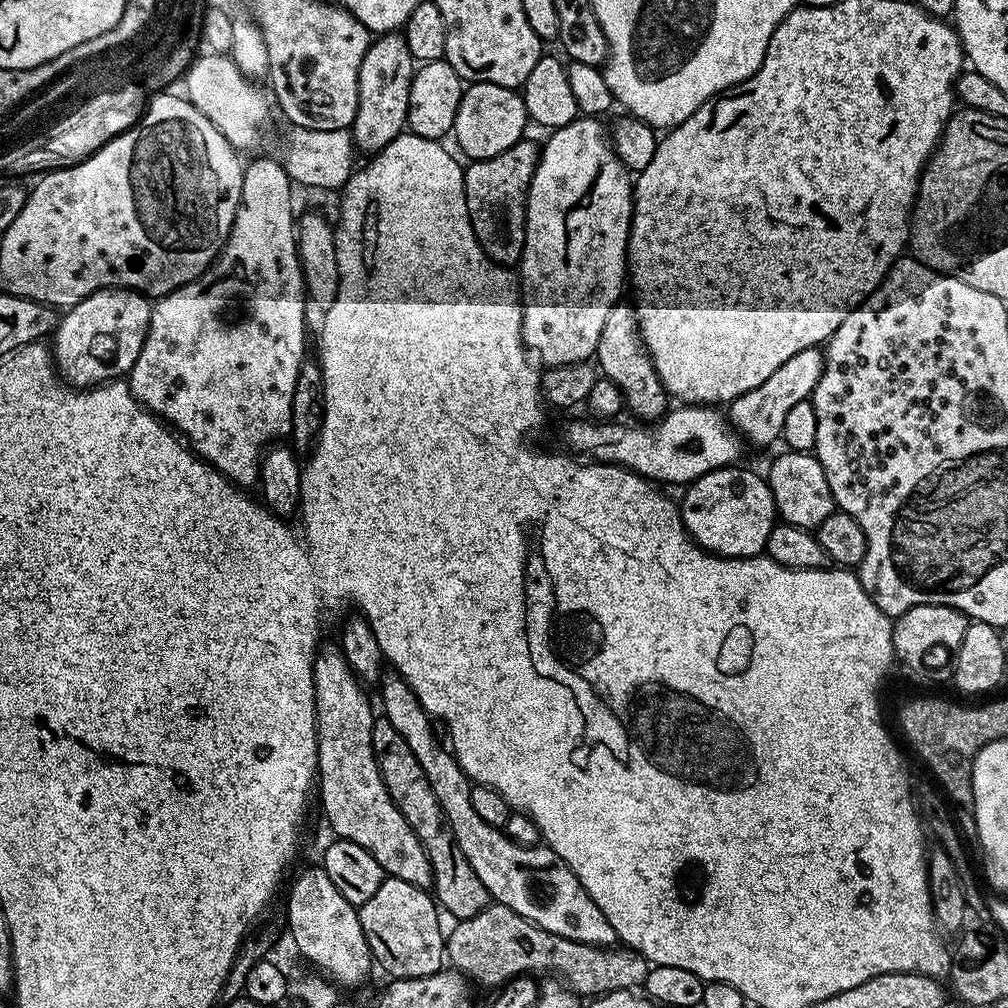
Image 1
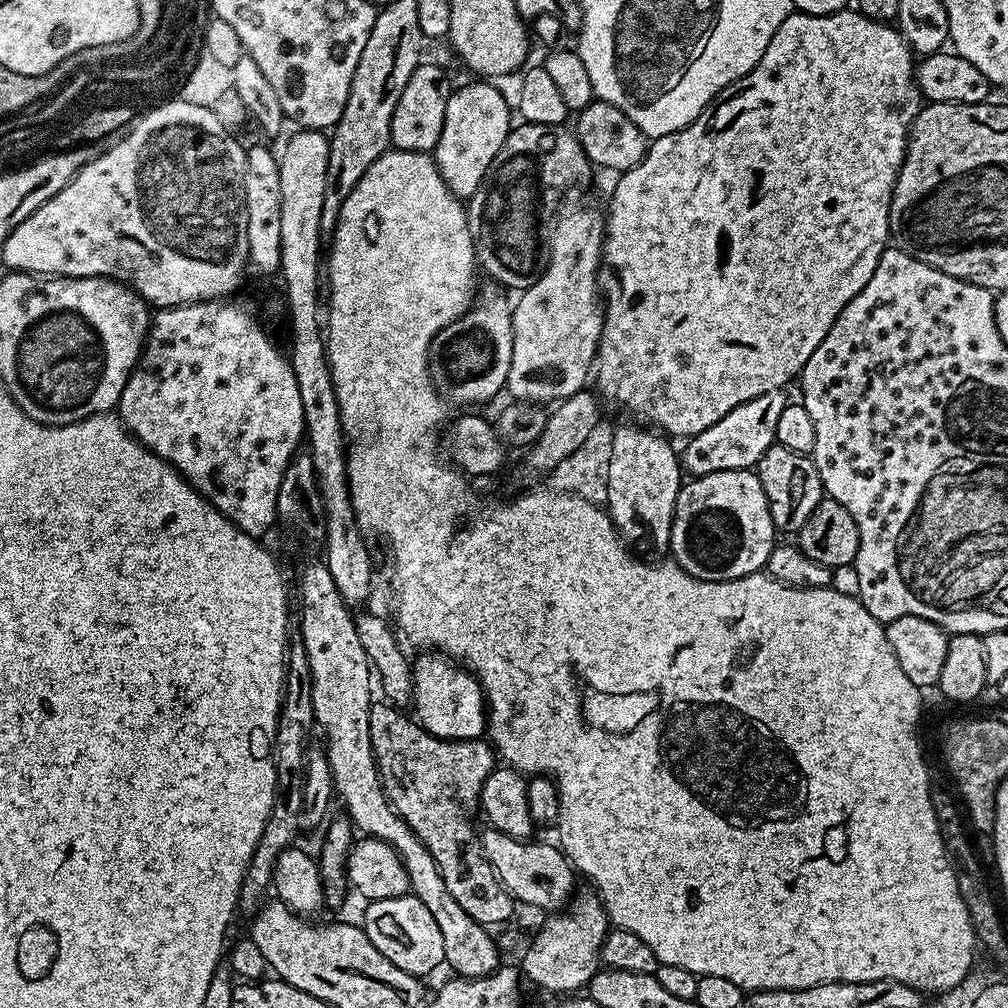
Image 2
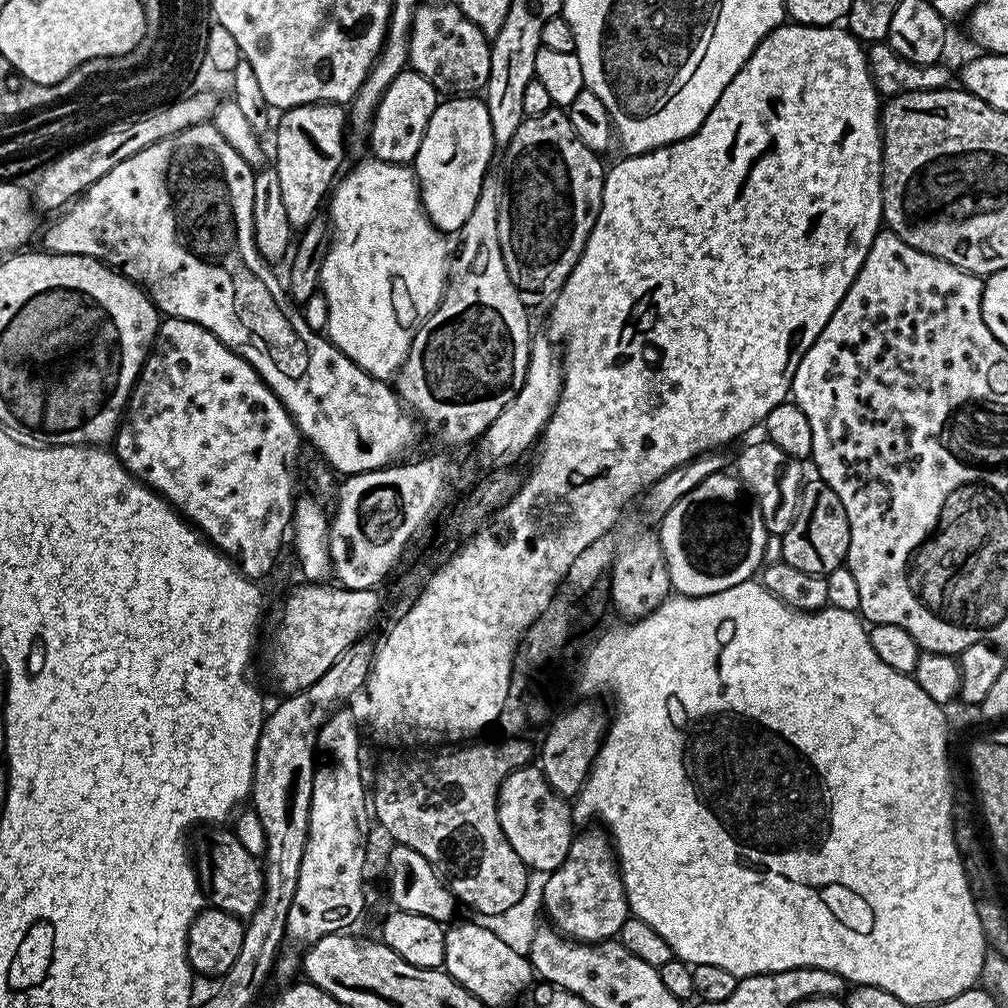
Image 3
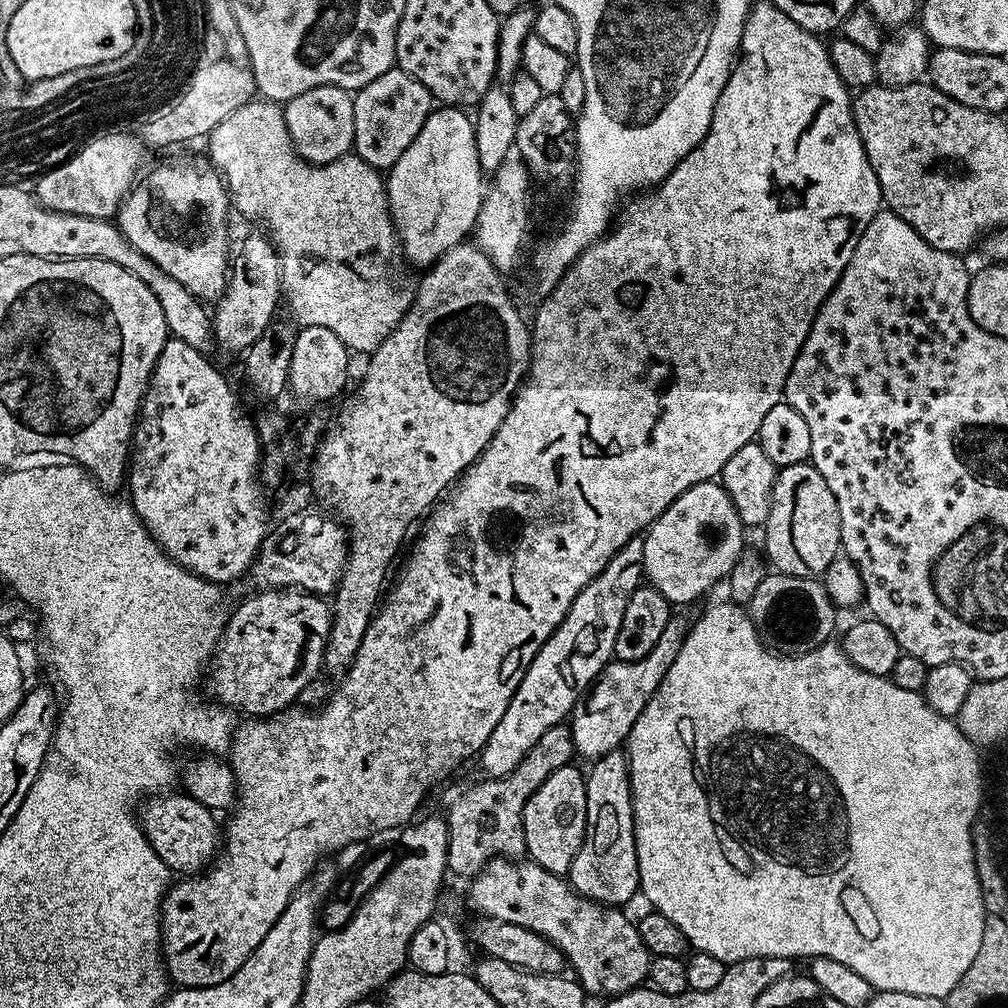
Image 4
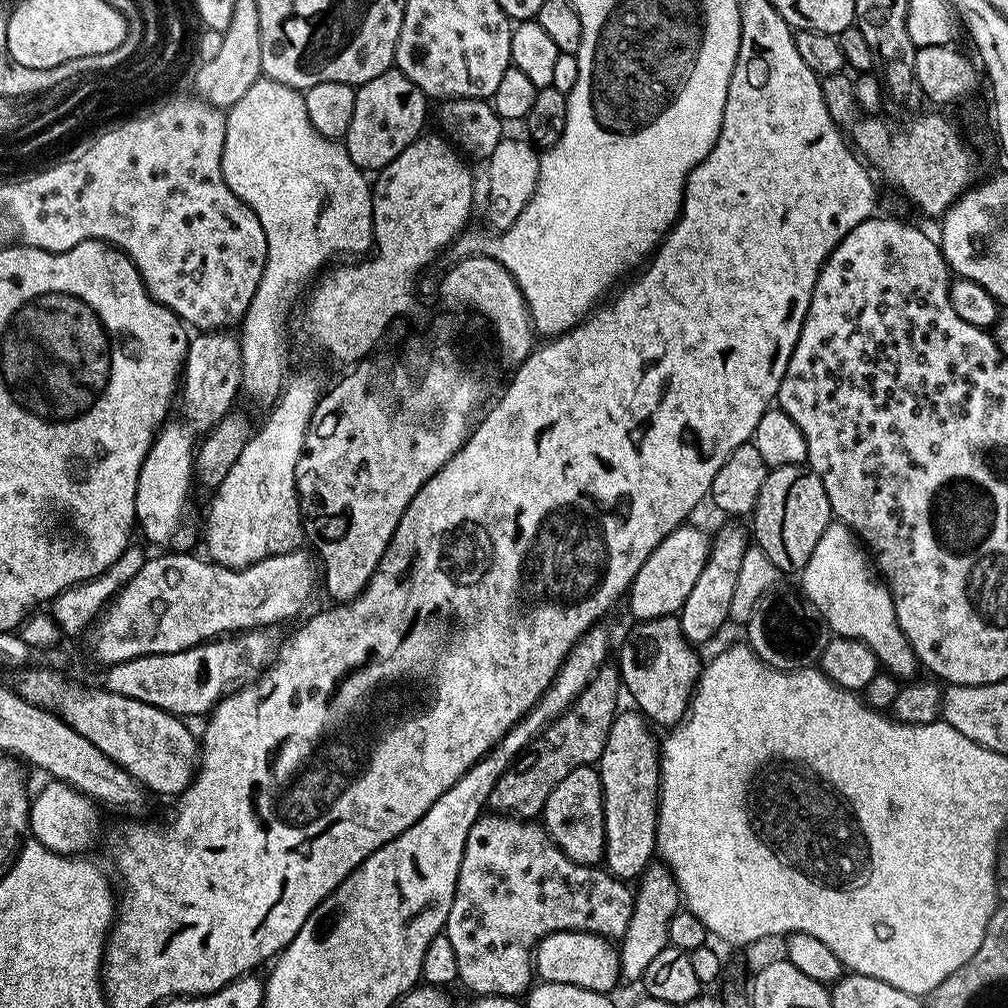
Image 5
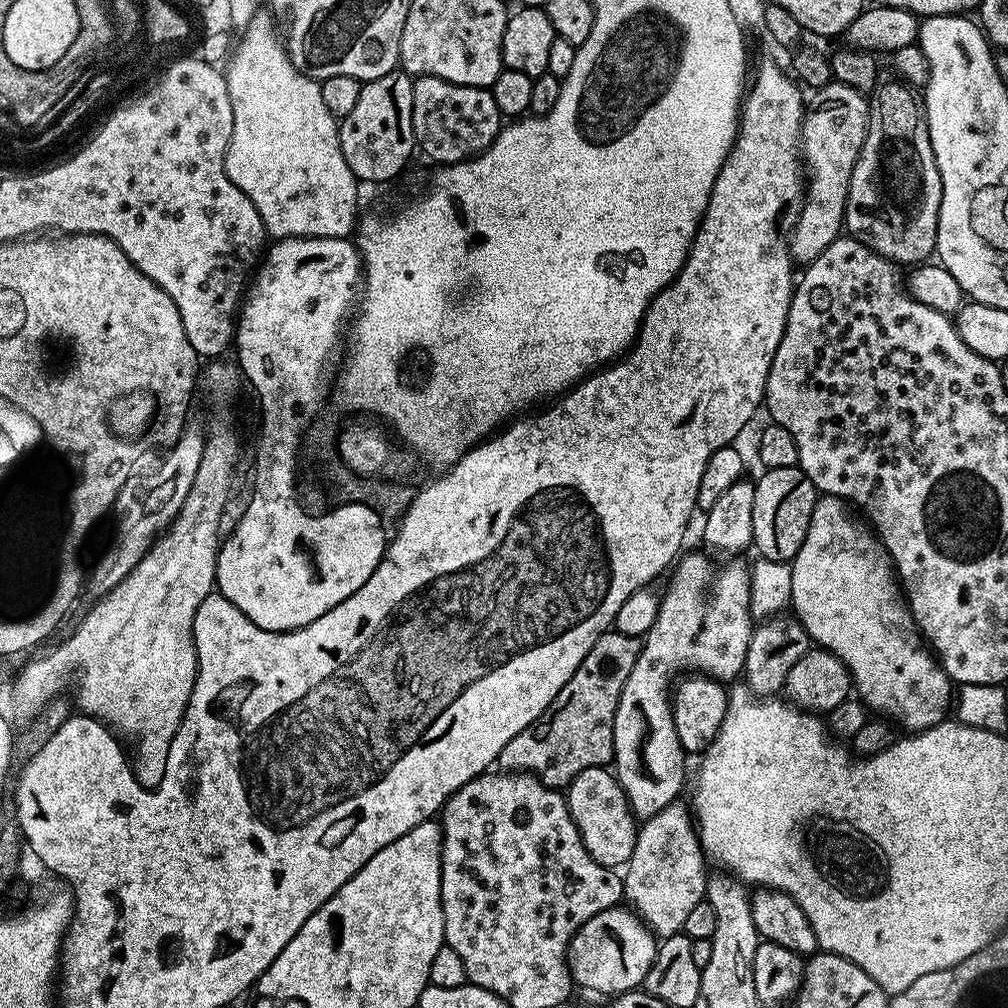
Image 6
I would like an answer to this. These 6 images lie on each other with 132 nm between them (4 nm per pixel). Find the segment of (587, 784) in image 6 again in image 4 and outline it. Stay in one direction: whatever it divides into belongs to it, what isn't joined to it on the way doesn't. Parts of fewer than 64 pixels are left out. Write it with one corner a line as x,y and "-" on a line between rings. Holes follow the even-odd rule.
571,763
554,770
554,774
550,774
550,778
546,778
546,782
542,782
534,794
530,794
524,807
524,847
527,859
544,870
550,870
555,876
567,877
586,834
586,776
576,767
575,763

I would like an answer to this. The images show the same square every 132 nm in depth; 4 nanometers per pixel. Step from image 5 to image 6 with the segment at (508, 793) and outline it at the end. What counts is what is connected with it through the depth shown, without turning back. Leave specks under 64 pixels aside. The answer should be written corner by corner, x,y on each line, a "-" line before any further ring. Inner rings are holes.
615,630
603,632
598,642
594,642
590,654
582,658
582,666
574,670
570,682
558,690
554,702
550,702
550,706
546,706
546,710
542,710
542,714
538,714
538,718
526,726
526,730
514,734
514,738
502,746
499,767
506,772
529,773
537,776
547,788
564,790
573,778
582,774
582,770
611,765
614,754
614,714
622,698
622,686
626,686
626,678
630,678
630,670
634,670
640,657
641,643
639,636
627,636

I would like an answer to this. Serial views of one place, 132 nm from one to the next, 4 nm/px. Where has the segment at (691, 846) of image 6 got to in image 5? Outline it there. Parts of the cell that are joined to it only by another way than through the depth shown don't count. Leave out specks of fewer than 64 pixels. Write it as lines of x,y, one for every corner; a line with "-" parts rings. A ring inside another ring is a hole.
650,863
639,877
630,925
627,926
626,934
620,938
620,974
625,983
641,981
651,959
668,946
668,922
673,914
679,911
681,904
682,897
672,873
661,863

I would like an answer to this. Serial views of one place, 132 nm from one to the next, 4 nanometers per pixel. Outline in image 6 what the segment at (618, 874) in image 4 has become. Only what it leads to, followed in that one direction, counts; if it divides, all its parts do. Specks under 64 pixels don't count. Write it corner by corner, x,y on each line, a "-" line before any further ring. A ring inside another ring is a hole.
700,552
681,555
675,561
667,577
668,589
662,592
660,609
654,626
650,626
648,635
640,645
640,657
622,686
622,698
614,714
614,771
616,780
632,807
637,821
643,822
664,810
666,806
678,800
679,792
684,788
684,747
678,742
672,717
670,693
674,681
681,674
699,674
710,676
713,680
732,682
743,673
746,662
748,640
752,637
754,619
751,614
750,596
753,573
743,564
743,559
730,558
724,568
716,568

